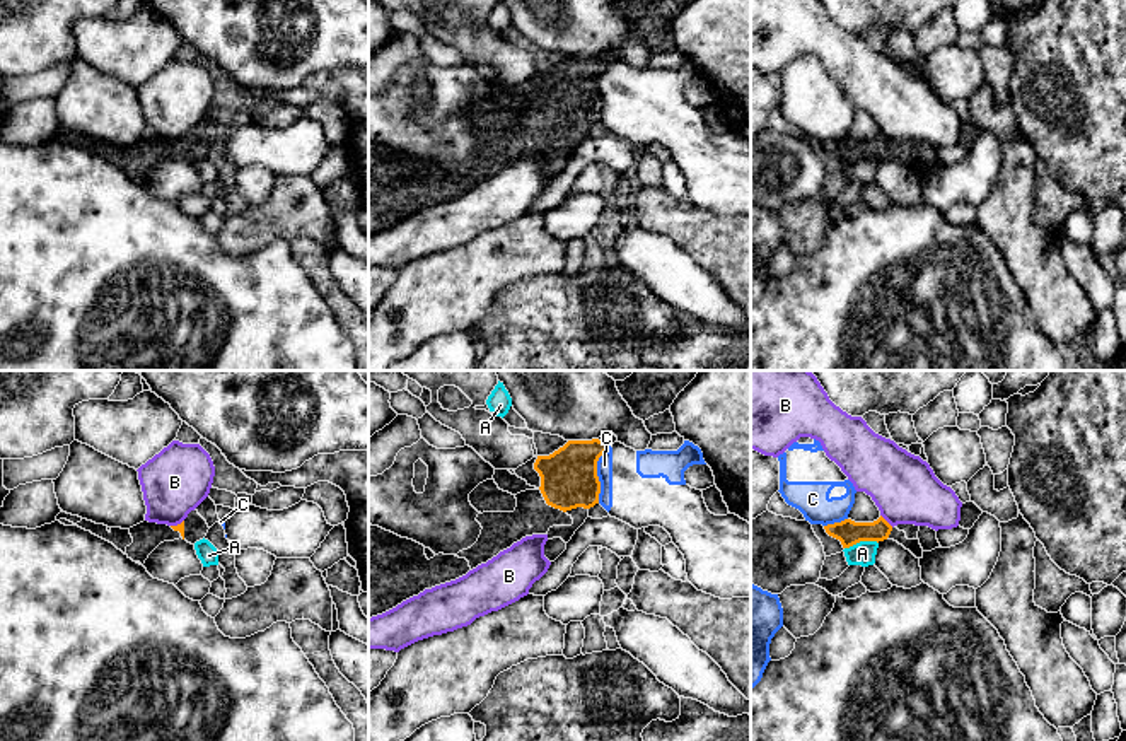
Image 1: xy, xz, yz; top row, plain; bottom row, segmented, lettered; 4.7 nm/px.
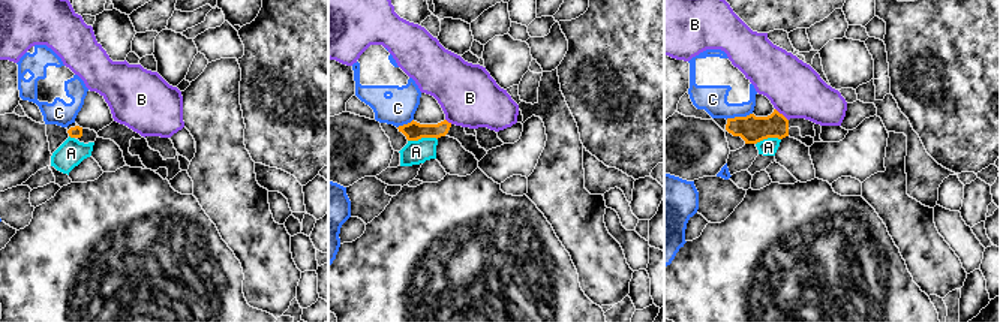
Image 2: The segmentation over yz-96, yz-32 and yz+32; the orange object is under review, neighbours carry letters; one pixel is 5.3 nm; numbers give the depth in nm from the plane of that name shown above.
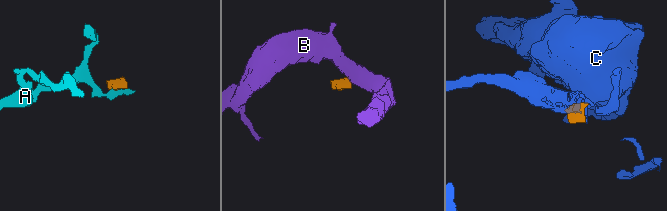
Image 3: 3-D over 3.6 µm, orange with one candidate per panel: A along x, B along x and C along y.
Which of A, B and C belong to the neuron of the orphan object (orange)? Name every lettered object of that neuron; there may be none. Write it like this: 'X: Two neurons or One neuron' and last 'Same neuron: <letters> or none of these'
A: Two neurons
B: Two neurons
C: Two neurons
Same neuron: none of these

